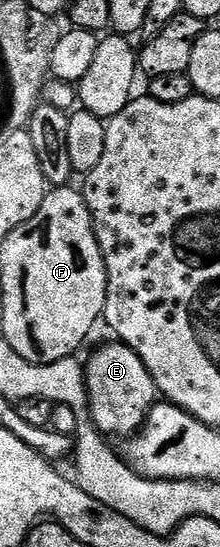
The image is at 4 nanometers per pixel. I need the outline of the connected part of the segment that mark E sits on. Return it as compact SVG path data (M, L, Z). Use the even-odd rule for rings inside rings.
M116 340L110 341L110 346L101 346L93 355L90 356L89 362L84 363L85 368L85 386L89 389L89 406L90 414L93 417L94 424L101 431L102 435L110 436L114 434L120 440L128 439L136 435L145 425L145 418L149 415L149 409L158 401L157 385L151 380L143 360L131 352L121 342Z

